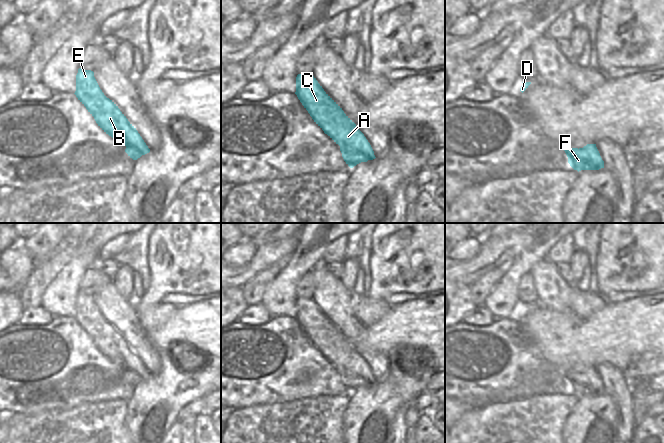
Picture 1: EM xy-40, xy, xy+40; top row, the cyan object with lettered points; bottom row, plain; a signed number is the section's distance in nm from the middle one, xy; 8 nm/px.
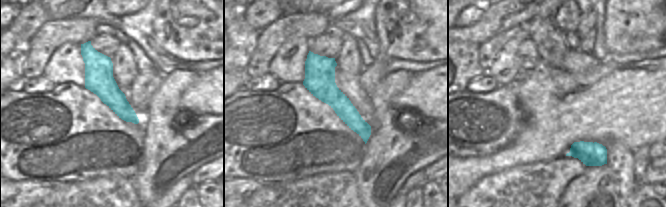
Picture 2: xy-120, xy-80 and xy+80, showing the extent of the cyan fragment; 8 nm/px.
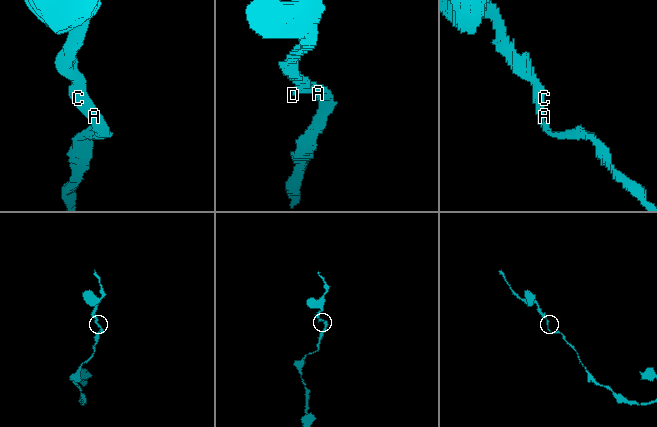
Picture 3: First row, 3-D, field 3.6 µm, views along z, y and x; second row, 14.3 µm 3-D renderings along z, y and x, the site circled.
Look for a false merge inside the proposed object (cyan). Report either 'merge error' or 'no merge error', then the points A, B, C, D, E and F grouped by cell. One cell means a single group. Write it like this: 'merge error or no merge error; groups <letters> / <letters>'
no merge error; groups A B C D E F

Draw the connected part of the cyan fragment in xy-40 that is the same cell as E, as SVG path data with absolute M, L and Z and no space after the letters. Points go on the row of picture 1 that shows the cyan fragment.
M78 69L74 94L94 117L98 126L126 146L125 152L130 158L137 160L150 152L136 128L118 106L104 95L93 71Z

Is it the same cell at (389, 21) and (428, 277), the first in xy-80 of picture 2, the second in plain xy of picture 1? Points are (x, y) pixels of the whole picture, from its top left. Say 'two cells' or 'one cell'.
one cell

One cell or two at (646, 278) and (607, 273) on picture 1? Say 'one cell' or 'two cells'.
one cell

